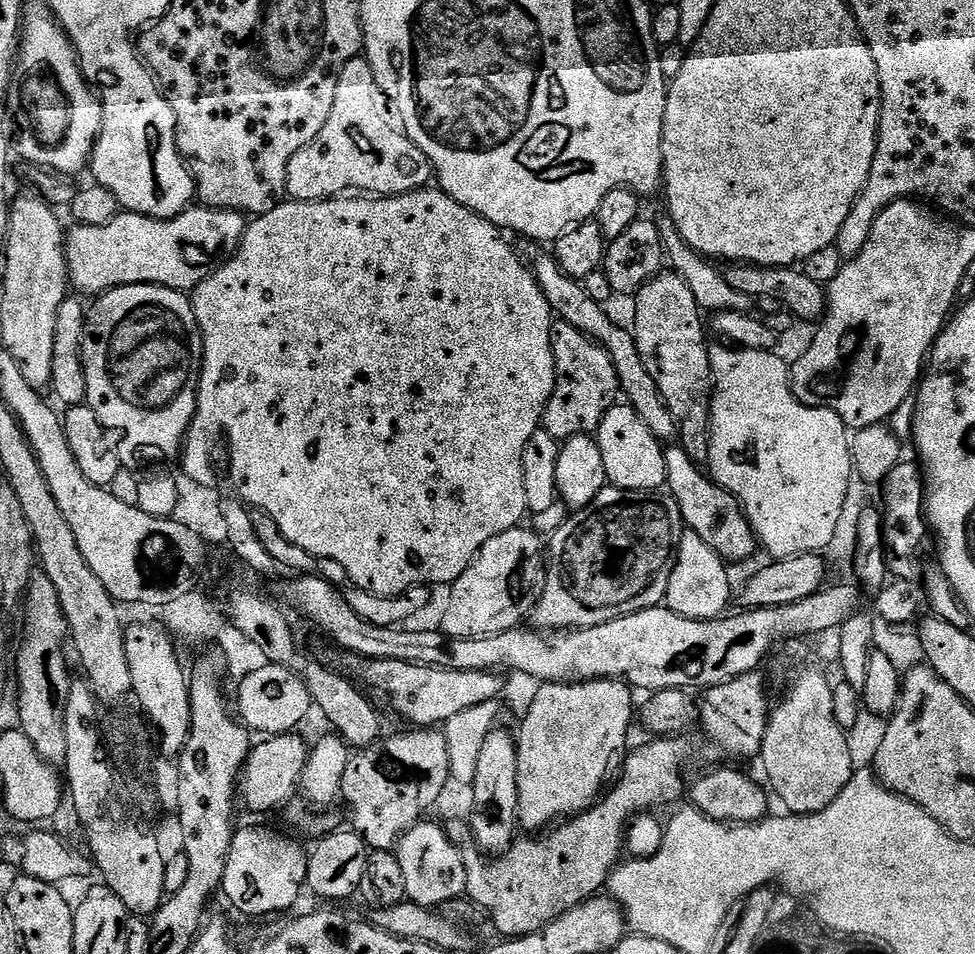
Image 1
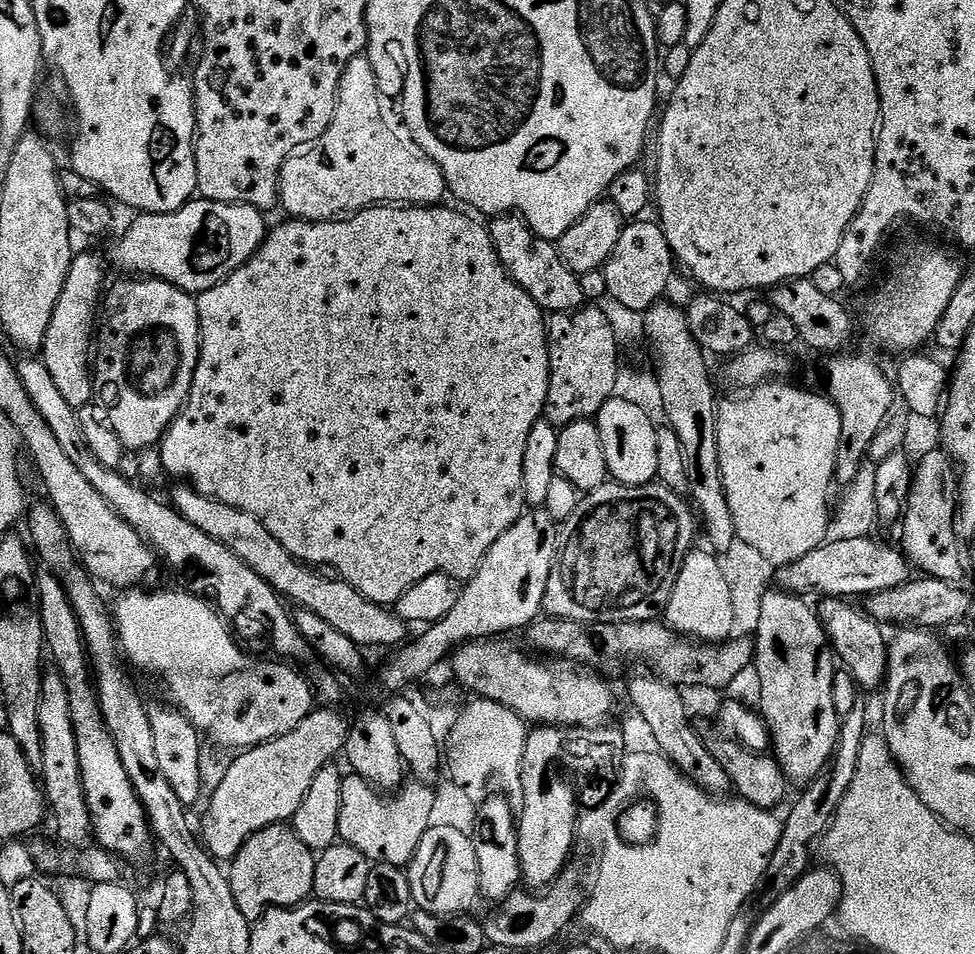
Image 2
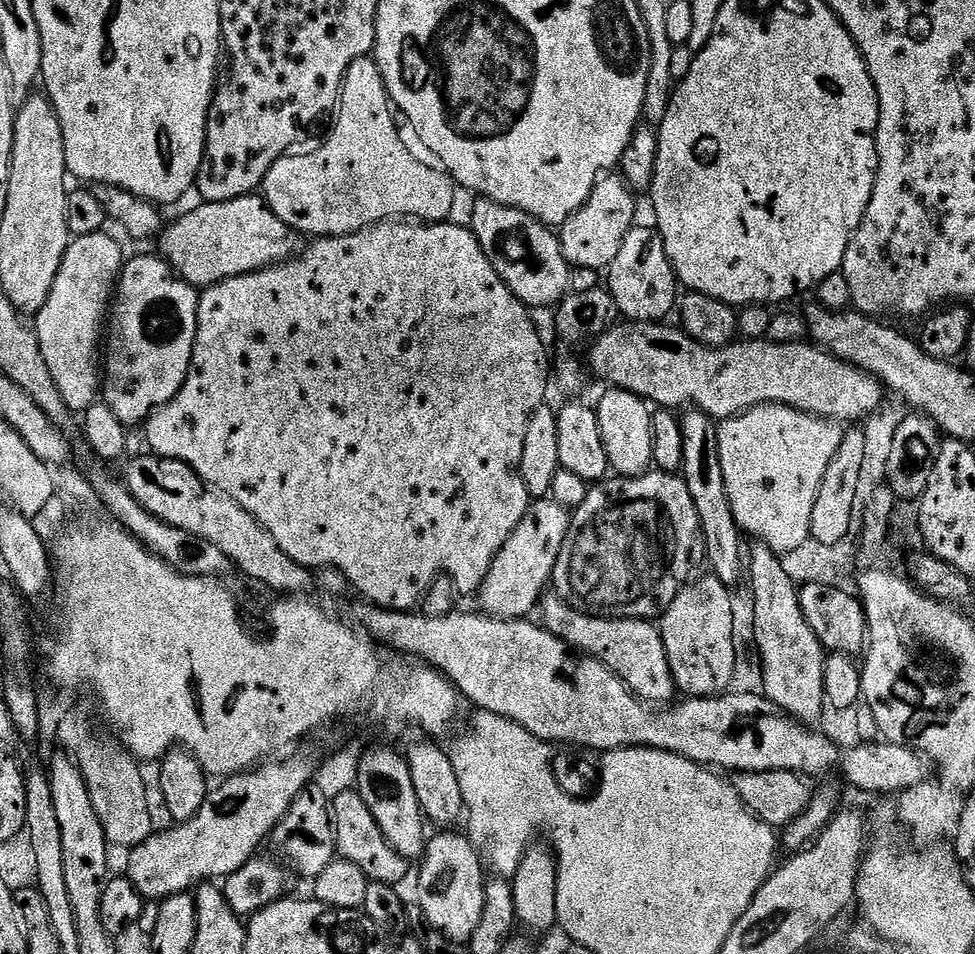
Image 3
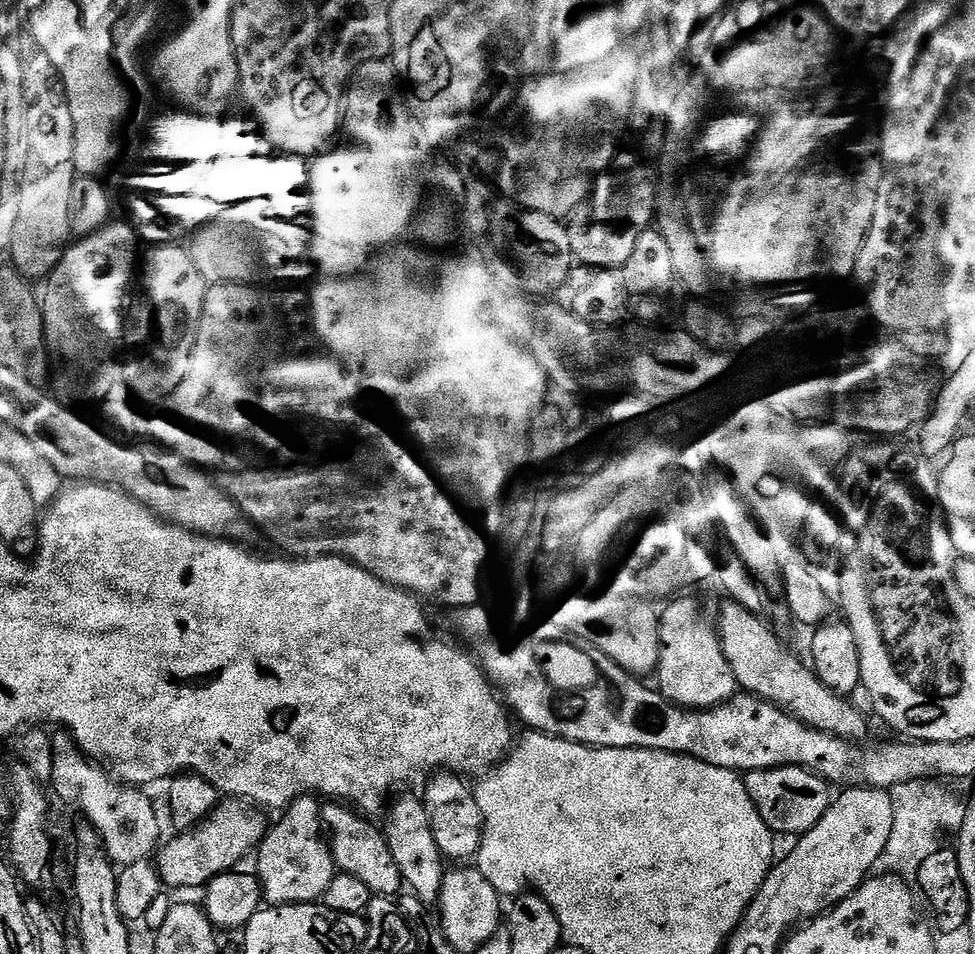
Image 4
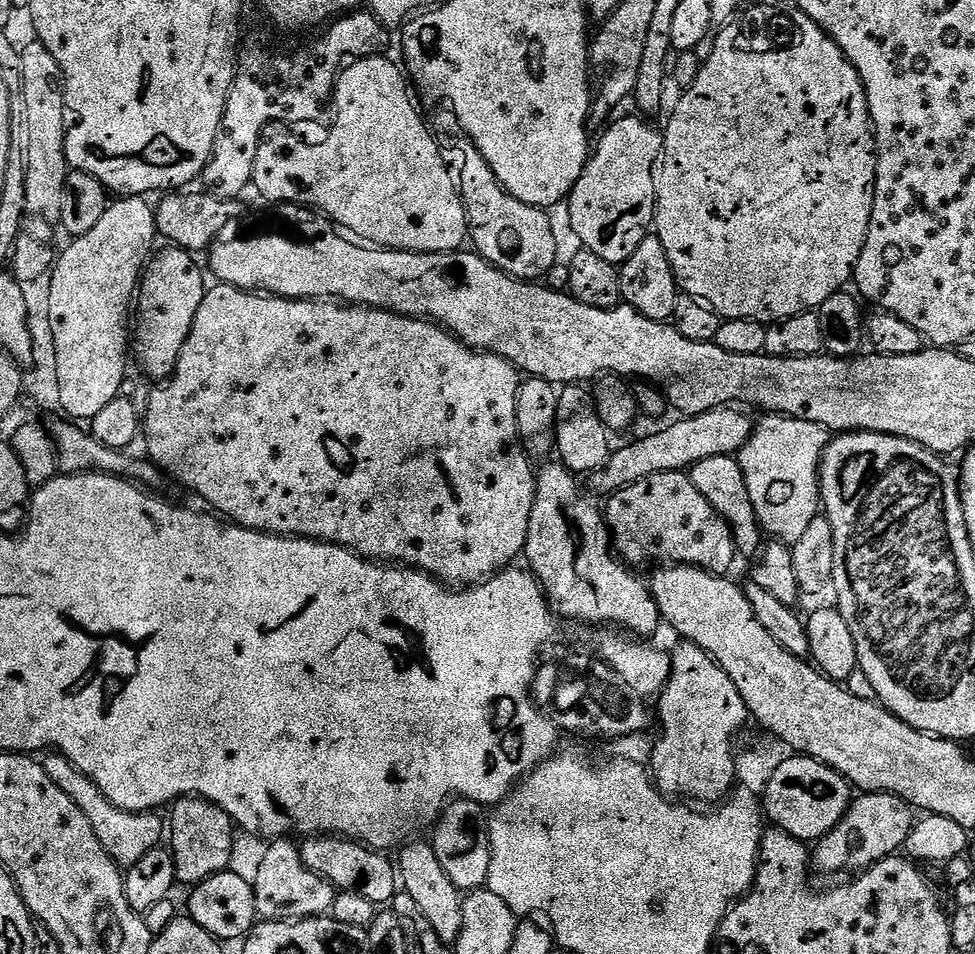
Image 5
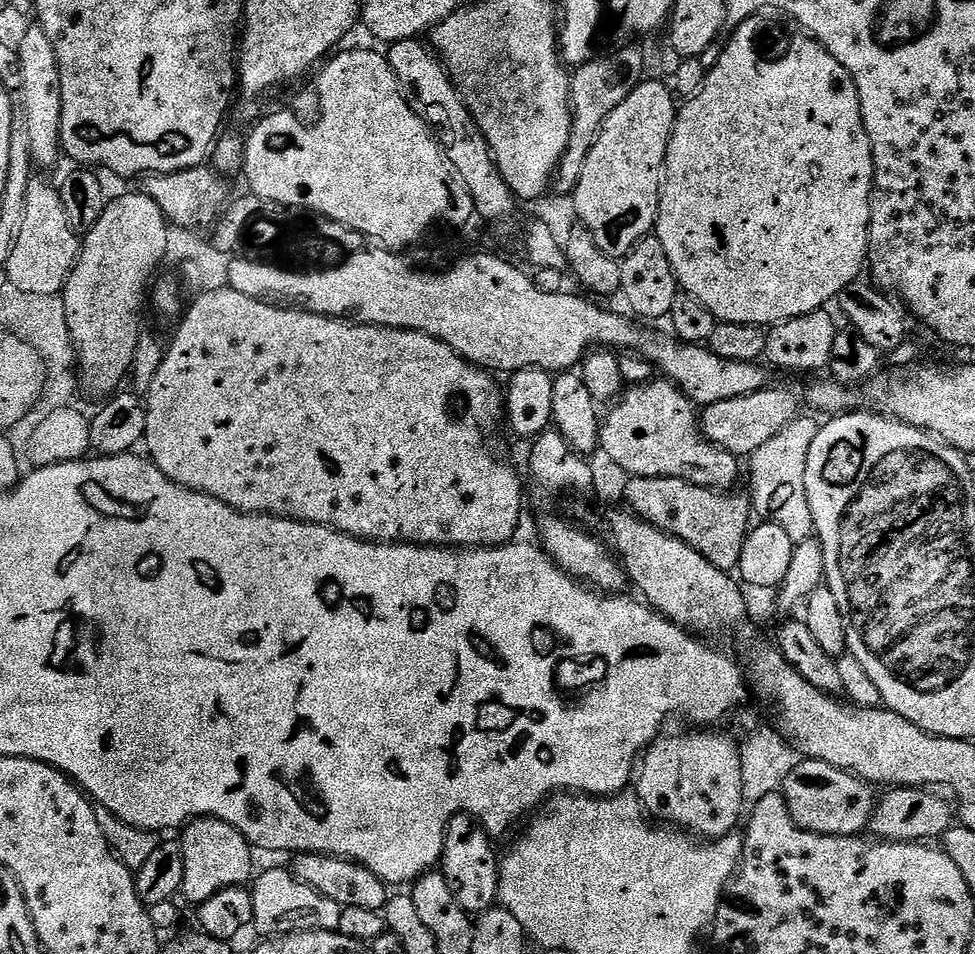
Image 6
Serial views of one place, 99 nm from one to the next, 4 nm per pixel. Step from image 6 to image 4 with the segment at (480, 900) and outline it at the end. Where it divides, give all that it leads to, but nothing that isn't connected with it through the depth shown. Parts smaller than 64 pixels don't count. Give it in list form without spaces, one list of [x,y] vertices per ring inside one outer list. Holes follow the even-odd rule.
[[[436,774],[427,781],[422,792],[424,809],[434,830],[434,842],[448,862],[468,862],[475,857],[482,842],[482,810],[478,810],[475,791],[456,774]]]

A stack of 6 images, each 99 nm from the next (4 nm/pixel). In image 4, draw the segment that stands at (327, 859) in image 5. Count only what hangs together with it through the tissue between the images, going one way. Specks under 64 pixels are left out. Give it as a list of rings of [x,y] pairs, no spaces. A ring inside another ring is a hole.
[[[328,802],[322,808],[322,824],[330,841],[332,861],[340,872],[358,878],[358,882],[364,883],[372,891],[373,897],[392,898],[399,888],[405,887],[398,862],[394,862],[394,854],[390,854],[388,840],[377,825],[376,828],[372,825],[375,823],[369,822],[347,803]]]

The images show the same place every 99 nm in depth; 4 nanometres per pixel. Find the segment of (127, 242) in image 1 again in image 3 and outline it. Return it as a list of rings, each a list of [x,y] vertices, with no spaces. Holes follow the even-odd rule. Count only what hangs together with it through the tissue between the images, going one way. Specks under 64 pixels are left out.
[[[259,195],[217,204],[204,202],[199,206],[201,208],[186,213],[181,220],[172,225],[169,223],[158,240],[159,255],[187,284],[197,289],[203,290],[235,276],[258,272],[271,264],[281,264],[284,260],[291,260],[298,251],[297,233],[273,214]]]

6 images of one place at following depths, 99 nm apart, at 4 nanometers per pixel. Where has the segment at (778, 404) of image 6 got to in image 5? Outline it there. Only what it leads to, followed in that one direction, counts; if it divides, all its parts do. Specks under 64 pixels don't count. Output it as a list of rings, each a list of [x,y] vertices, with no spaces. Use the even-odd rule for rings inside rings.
[[[725,406],[706,410],[697,416],[676,418],[680,420],[666,425],[661,432],[652,432],[625,448],[617,447],[599,473],[601,486],[605,493],[611,494],[634,482],[642,482],[642,478],[650,478],[650,474],[684,472],[706,458],[736,456],[751,438],[754,427],[754,420],[744,412],[747,411],[736,406]]]

